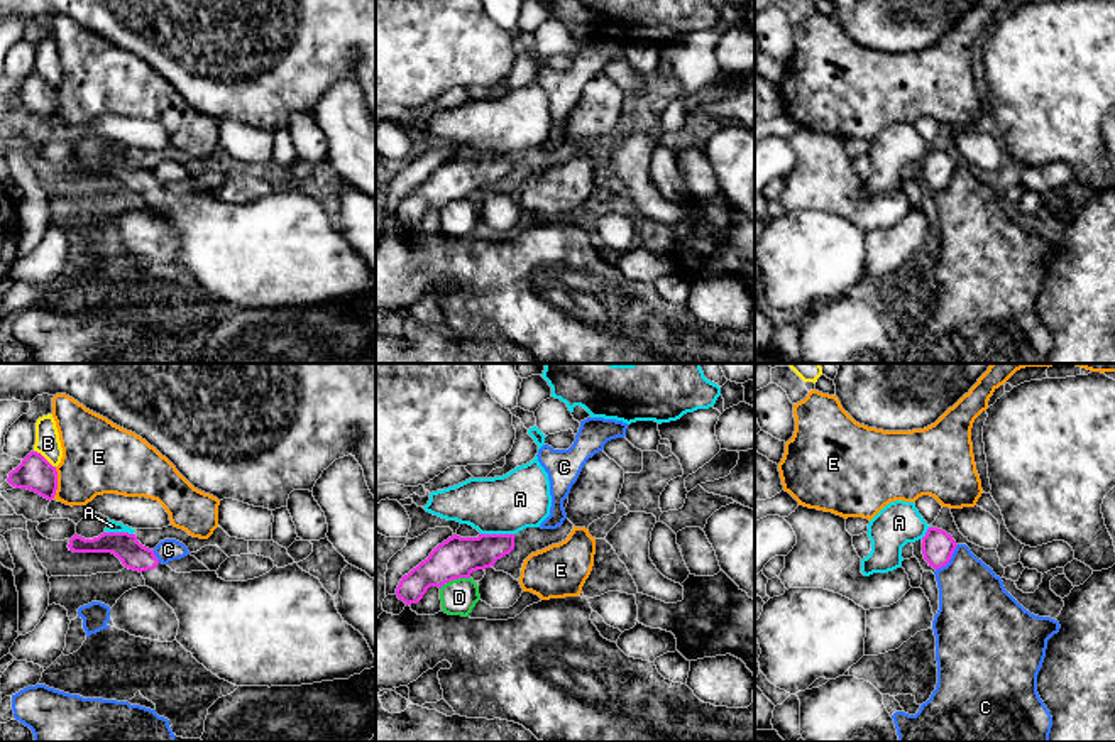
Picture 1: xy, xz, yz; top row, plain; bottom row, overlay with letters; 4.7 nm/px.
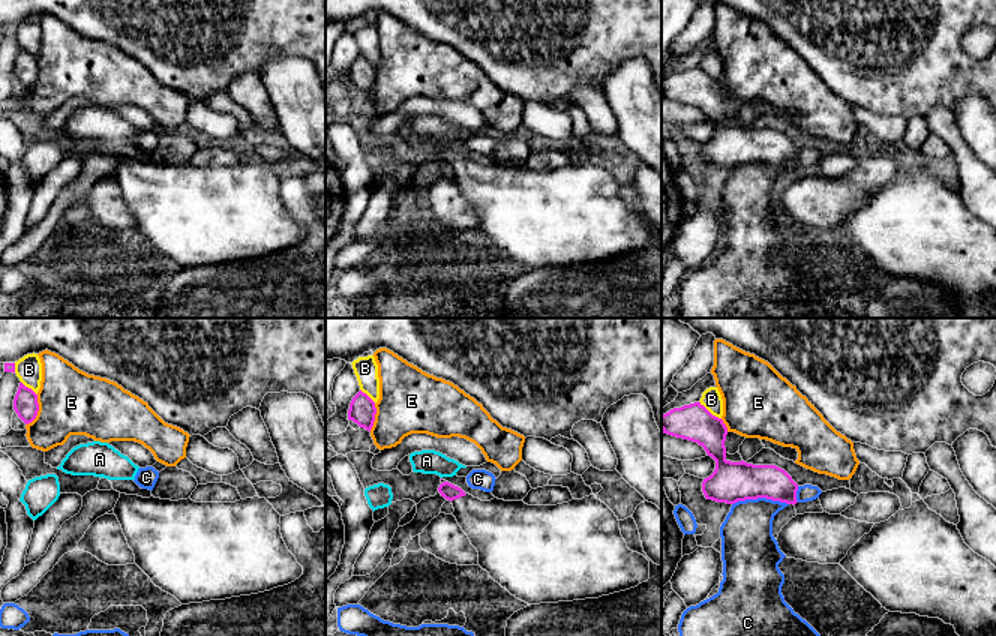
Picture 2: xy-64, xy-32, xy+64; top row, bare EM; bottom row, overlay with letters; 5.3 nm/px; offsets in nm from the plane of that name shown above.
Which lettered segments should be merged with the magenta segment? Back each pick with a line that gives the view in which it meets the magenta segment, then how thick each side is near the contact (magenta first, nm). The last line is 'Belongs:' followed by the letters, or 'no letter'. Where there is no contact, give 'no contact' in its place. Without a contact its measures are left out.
Belongs: no letter

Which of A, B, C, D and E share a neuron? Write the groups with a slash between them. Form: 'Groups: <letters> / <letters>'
Groups: A / B D / C / E

